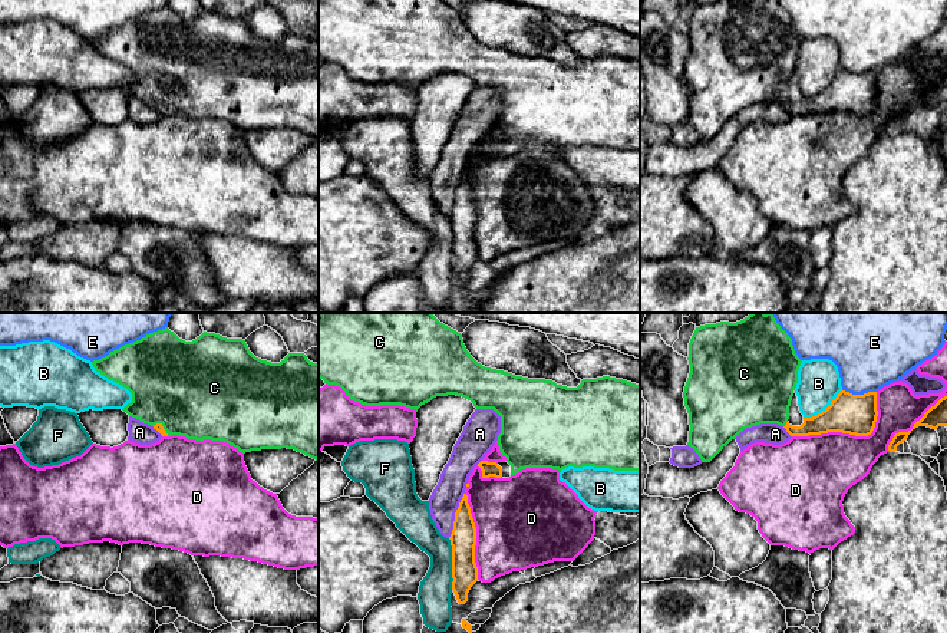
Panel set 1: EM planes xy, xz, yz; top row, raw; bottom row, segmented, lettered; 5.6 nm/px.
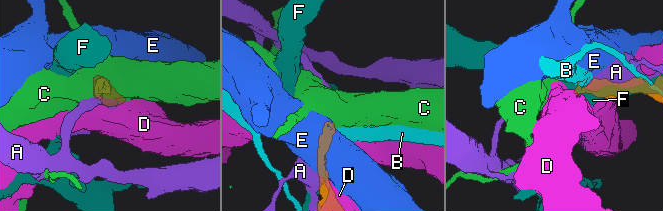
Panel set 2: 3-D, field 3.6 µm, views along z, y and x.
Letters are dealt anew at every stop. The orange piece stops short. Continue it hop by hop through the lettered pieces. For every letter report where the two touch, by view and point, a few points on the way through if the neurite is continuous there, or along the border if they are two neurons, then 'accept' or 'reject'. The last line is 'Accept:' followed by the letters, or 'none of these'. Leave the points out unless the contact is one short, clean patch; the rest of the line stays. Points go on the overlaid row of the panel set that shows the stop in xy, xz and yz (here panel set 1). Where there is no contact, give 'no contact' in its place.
A: meets orange in xz at (455, 516); reject
B: meets orange in yz at (825, 409); reject
C: meets orange in yz at (787, 424); runs through yz (831, 419), (805, 429), (787, 424), (758, 389); accept
D: meets orange in yz at (851, 434); reject
E: meets orange in yz at (860, 395); border along yz (842, 389), (851, 394), (875, 392); reject
F: meets orange in xz at (452, 564); reject
Accept: C

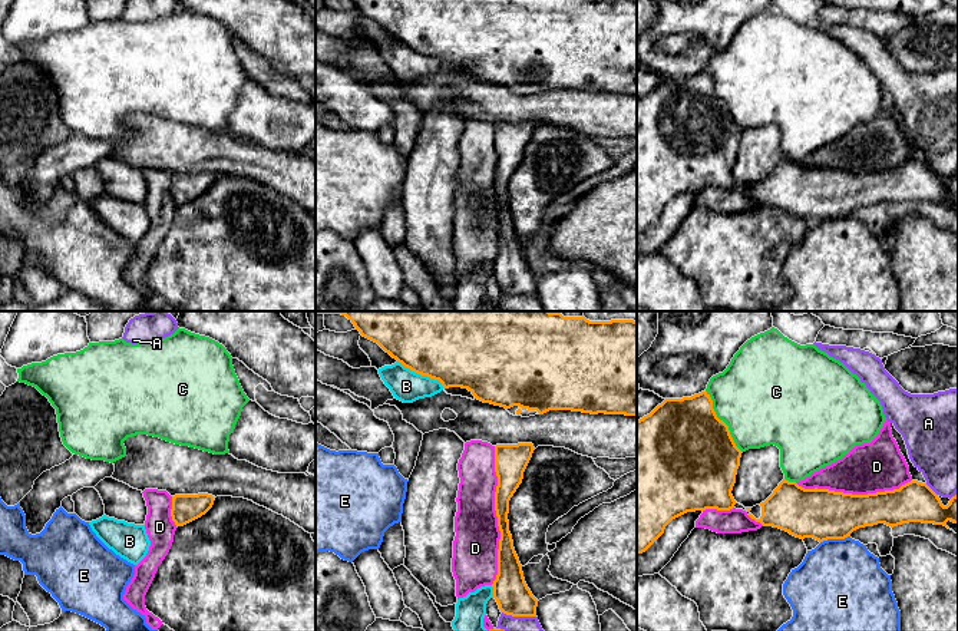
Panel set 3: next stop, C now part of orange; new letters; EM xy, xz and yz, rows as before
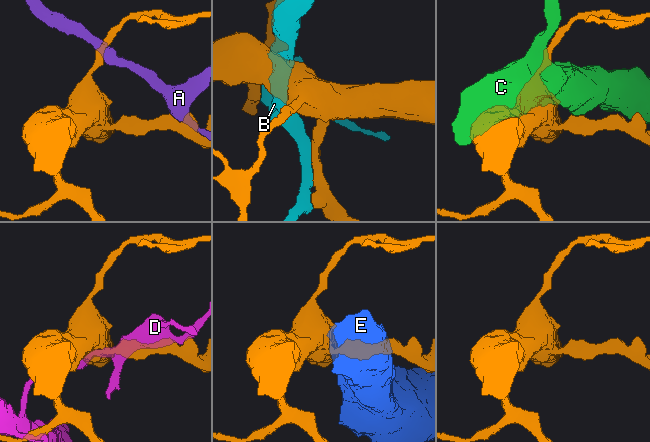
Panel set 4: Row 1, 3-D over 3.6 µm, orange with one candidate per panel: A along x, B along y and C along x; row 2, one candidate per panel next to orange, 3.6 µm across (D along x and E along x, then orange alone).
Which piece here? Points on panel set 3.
A: meets orange in yz at (931, 489); reject
B: meets orange in xz at (422, 375); reject
C: meets orange in yz at (723, 422); reject
D: meets orange in xz at (496, 515); reject
E: meets orange in yz at (835, 538); border along yz (849, 535), (828, 538), (821, 542); reject
Accept: none of these

